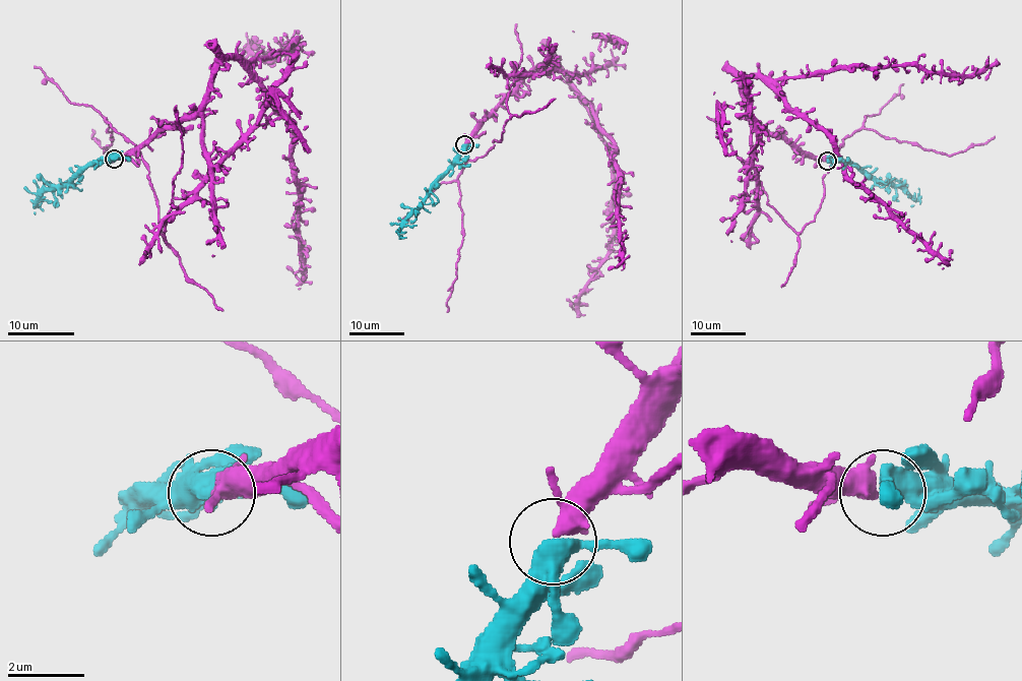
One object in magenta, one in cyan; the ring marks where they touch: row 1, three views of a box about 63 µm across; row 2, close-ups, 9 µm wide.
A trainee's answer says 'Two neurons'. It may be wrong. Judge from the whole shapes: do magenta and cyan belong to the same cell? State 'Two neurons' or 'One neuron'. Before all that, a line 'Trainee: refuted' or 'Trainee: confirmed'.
Trainee: refuted
One neuron

